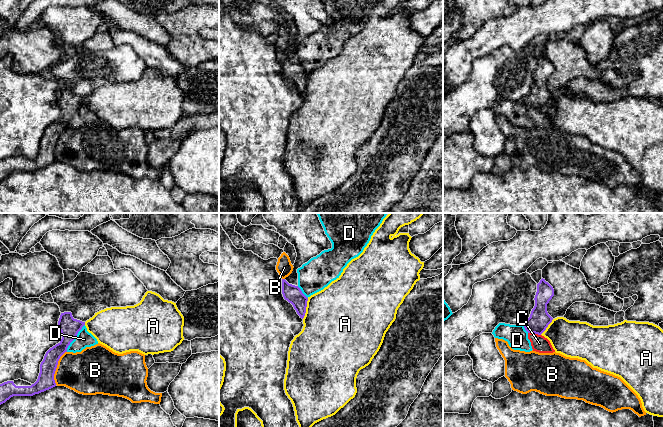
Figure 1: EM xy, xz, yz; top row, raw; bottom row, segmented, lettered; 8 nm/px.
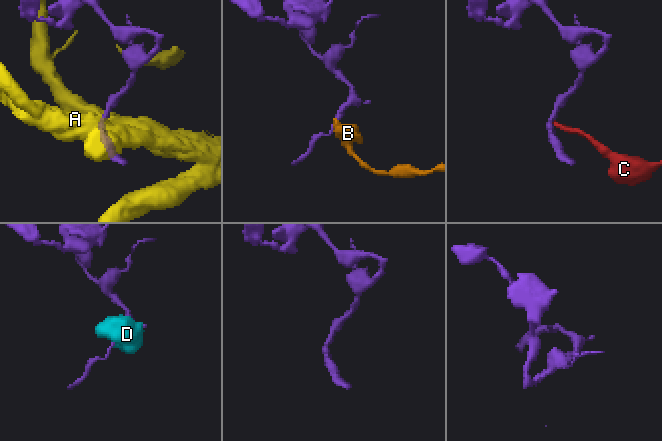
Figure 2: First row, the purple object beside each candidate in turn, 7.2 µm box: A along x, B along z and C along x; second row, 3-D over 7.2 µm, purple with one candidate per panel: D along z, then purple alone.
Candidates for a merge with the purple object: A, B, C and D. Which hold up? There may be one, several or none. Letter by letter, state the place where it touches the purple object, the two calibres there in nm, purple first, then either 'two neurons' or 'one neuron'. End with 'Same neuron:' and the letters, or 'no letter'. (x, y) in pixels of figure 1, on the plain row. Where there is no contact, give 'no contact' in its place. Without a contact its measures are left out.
A: contact xz (305, 84); calibres 140 and 480 nm; two neurons
B: contact xy (56, 143); calibres 140 and 340 nm; two neurons
C: contact yz (534, 108); calibres 170 and 140 nm; two neurons
D: contact xy (74, 113); calibres 160 and 130 nm; two neurons
Same neuron: no letter

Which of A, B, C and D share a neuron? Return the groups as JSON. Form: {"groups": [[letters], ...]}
{"groups": [["A"], ["B"], ["C", "D"]]}

